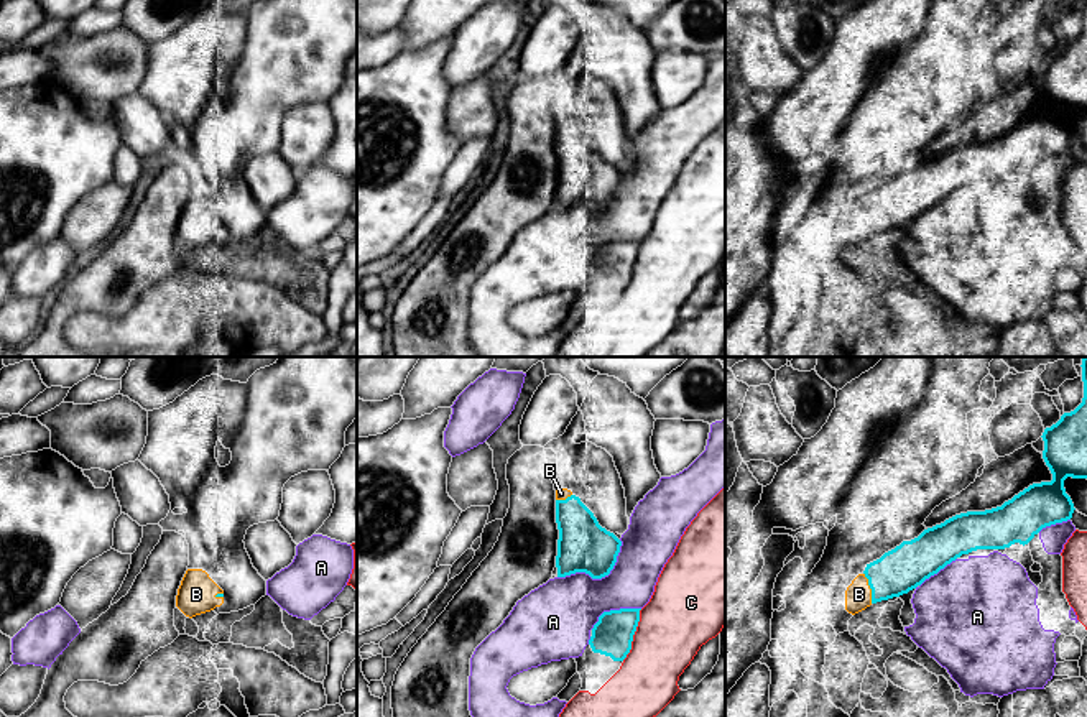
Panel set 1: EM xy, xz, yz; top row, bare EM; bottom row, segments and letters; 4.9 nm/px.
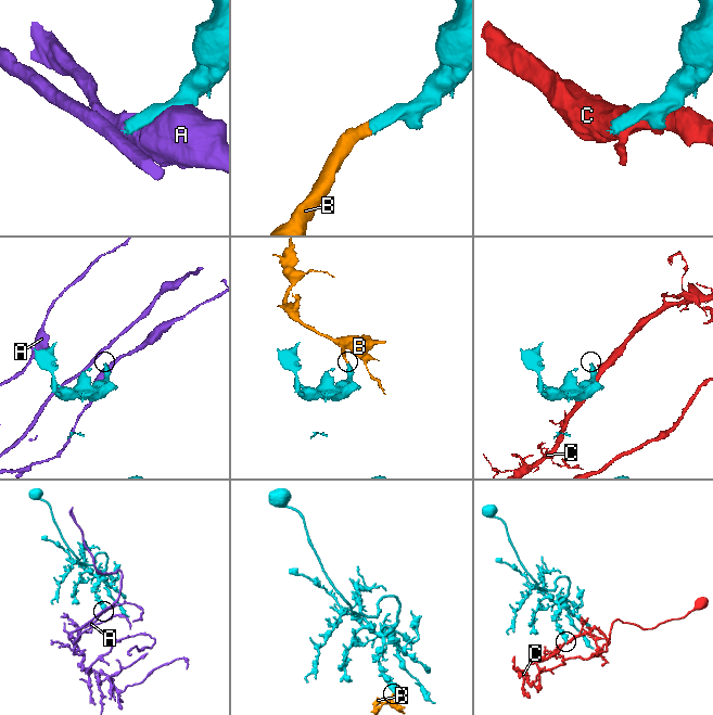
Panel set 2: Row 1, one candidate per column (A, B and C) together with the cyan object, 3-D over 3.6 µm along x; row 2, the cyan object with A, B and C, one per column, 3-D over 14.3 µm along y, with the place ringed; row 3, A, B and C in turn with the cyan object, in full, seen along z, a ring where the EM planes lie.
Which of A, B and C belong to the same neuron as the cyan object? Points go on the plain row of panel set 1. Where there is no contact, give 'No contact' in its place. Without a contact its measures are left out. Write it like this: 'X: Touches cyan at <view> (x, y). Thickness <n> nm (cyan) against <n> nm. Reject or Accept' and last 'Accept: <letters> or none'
A: Touches cyan at xz (599, 209). Thickness 260 nm (cyan) against 320 nm. Reject
B: Touches cyan at yz (870, 219). Thickness 220 nm (cyan) against 130 nm. Accept
C: Touches cyan at xz (633, 265). Thickness 200 nm (cyan) against 360 nm. Reject
Accept: B

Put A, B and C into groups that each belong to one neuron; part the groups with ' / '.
A / B / C

